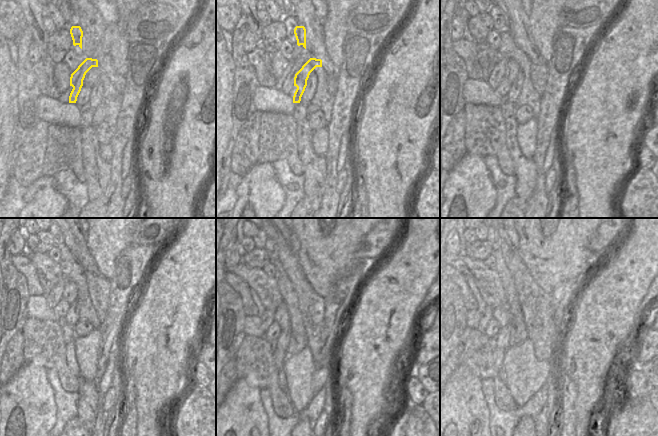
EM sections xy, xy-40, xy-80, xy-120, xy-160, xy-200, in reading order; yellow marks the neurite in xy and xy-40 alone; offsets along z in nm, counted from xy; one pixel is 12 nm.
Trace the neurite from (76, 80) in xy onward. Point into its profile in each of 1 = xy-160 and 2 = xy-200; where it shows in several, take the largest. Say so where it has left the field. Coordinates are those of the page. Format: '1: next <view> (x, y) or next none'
1: next xy-160 (281, 316)
2: next xy-200 (501, 317)

